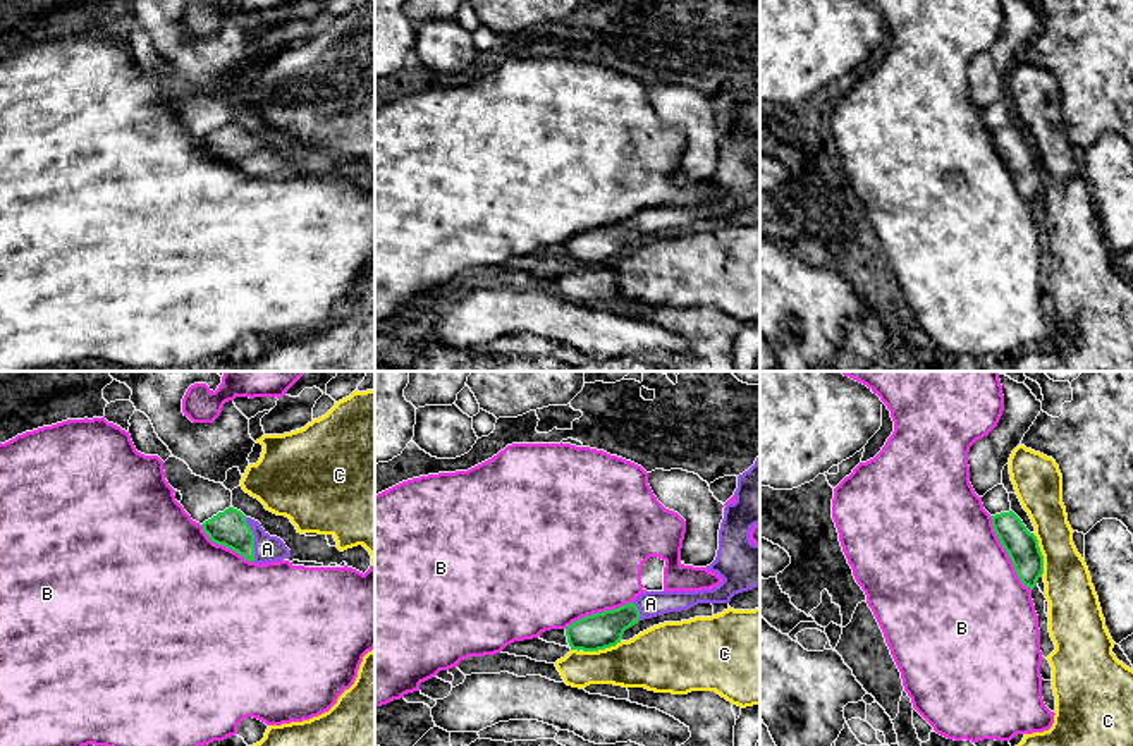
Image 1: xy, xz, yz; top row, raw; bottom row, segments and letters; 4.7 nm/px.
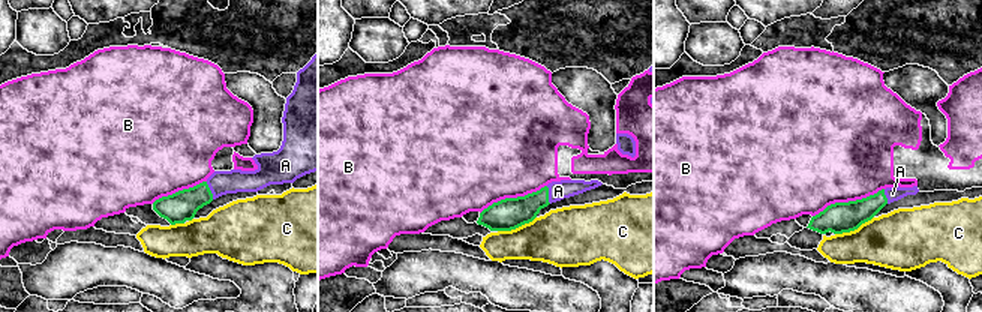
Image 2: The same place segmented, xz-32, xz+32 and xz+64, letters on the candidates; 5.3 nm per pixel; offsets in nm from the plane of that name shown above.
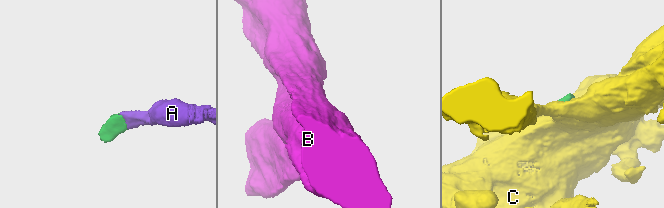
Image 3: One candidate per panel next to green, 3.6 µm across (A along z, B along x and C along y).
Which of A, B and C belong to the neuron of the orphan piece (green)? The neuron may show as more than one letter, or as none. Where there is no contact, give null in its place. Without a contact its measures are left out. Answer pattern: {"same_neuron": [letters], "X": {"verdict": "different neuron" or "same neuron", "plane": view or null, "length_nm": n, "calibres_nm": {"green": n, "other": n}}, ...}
{"same_neuron": ["A"], "A": {"verdict": "same neuron", "plane": "xy", "length_nm": 220, "calibres_nm": {"green": 170, "other": 130}}, "B": {"verdict": "different neuron", "plane": "yz", "length_nm": 400, "calibres_nm": {"green": 150, "other": 500}}, "C": {"verdict": "different neuron", "plane": "yz", "length_nm": 200, "calibres_nm": {"green": 150, "other": 220}}}

